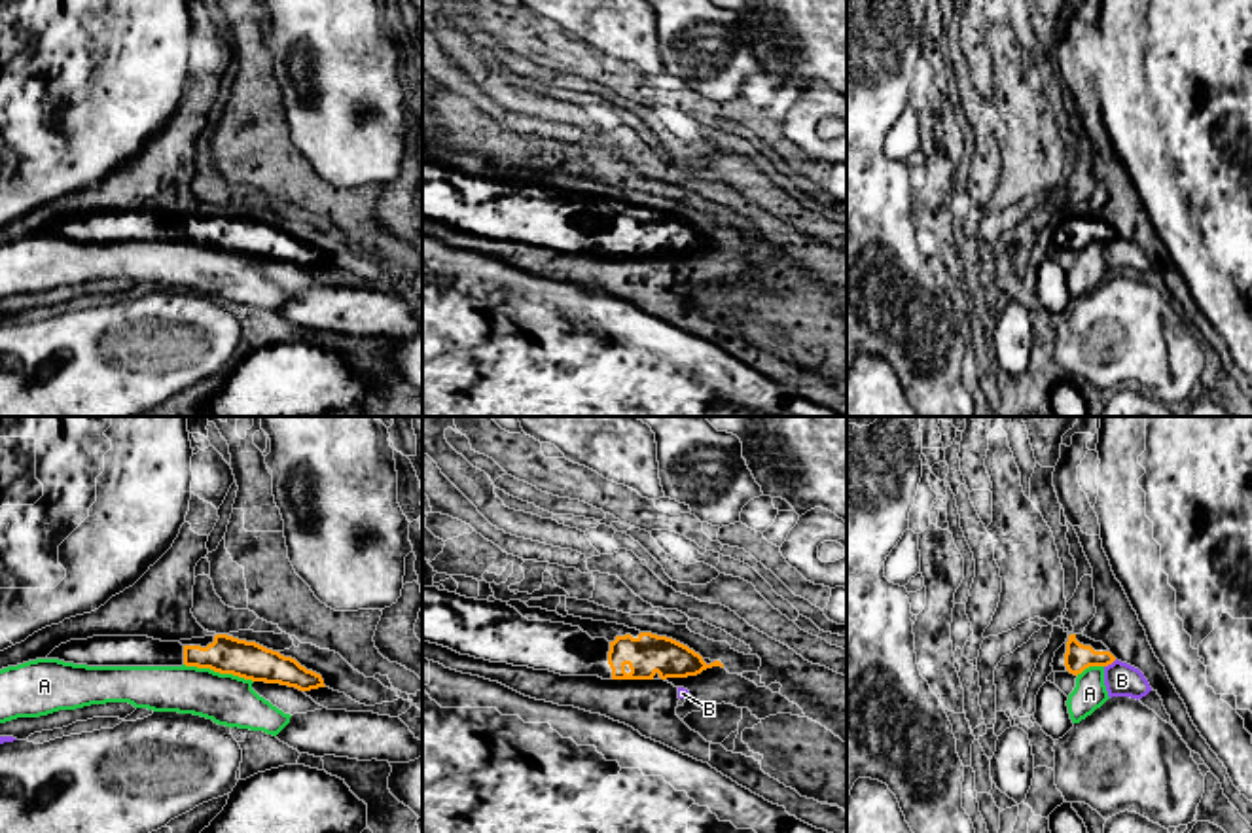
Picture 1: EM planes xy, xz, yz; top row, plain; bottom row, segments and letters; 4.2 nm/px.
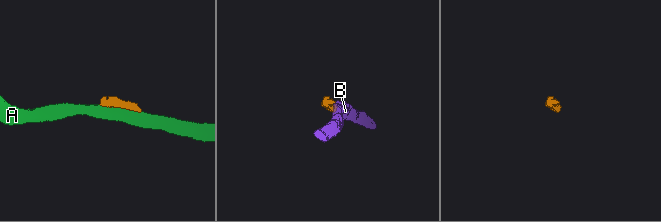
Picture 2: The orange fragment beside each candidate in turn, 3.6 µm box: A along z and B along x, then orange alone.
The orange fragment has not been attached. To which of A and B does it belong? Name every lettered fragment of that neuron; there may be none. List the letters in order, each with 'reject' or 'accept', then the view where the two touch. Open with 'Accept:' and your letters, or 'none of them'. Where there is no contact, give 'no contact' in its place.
Accept: none of them
A: reject; contact in xy
B: reject; contact in yz

